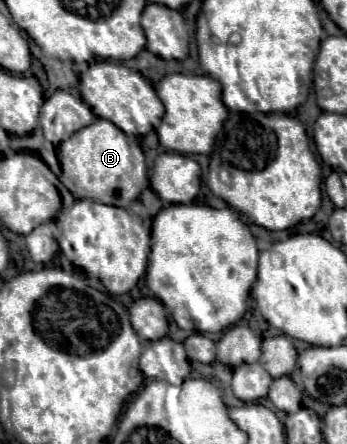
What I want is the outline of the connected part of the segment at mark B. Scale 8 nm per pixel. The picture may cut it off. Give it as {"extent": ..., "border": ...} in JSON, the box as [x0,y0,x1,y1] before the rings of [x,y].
{"extent":[58,117,149,207],"border":[[[96,117],[92,125],[59,145],[58,161],[62,170],[59,180],[76,199],[88,198],[104,205],[128,207],[149,185],[145,156],[135,137],[124,135],[112,121],[99,118],[102,117]]]}

